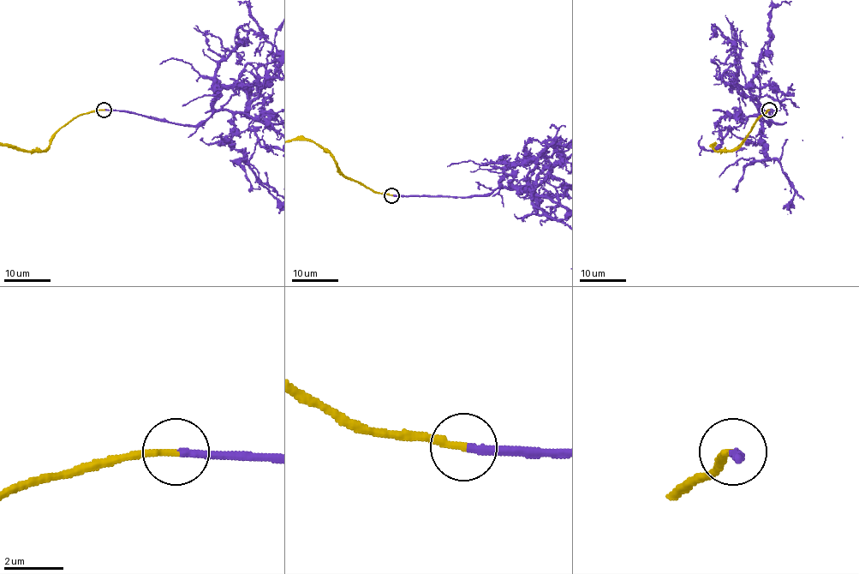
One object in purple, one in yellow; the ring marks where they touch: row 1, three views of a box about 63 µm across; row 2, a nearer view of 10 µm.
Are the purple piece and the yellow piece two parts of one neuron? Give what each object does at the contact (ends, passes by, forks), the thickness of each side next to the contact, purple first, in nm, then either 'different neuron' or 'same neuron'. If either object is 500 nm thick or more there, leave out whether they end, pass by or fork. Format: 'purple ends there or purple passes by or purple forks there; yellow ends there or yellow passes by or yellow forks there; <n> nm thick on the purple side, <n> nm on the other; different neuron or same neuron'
purple ends there; yellow ends there; 240 nm thick on the purple side, 240 nm on the other; same neuron

